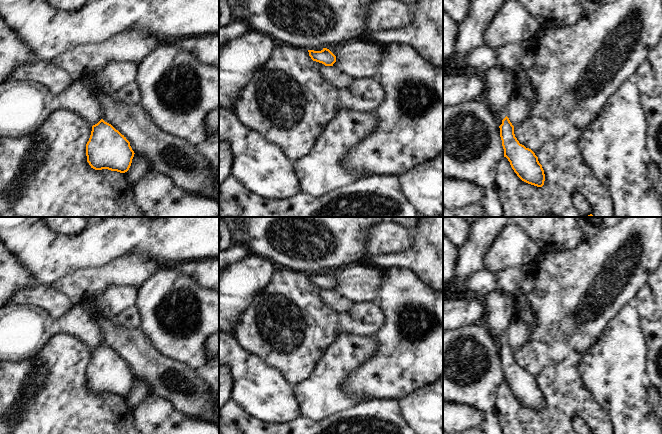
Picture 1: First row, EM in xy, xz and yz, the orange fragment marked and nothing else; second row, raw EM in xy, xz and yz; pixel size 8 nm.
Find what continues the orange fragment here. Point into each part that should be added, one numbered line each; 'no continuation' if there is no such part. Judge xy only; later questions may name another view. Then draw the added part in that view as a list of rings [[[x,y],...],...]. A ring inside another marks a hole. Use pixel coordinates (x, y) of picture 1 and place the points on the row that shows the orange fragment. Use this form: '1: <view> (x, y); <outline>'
no continuation

